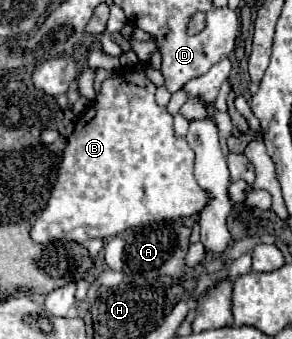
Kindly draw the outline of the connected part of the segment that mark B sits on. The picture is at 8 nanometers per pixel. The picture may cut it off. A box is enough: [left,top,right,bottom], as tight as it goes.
[31,65,211,243]

